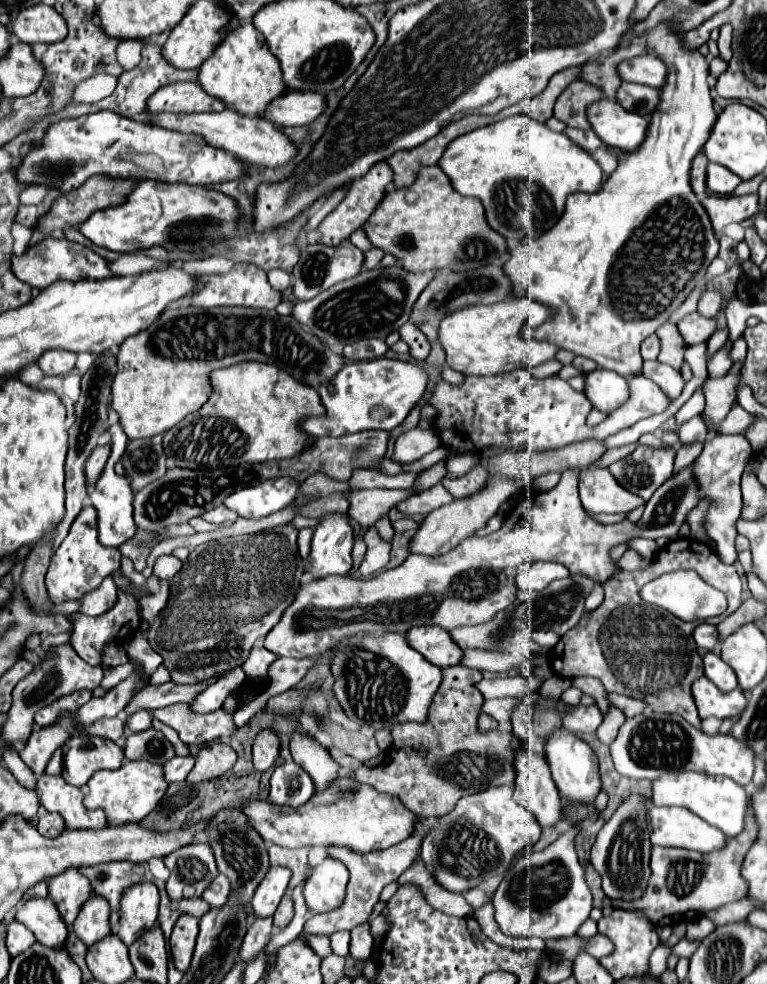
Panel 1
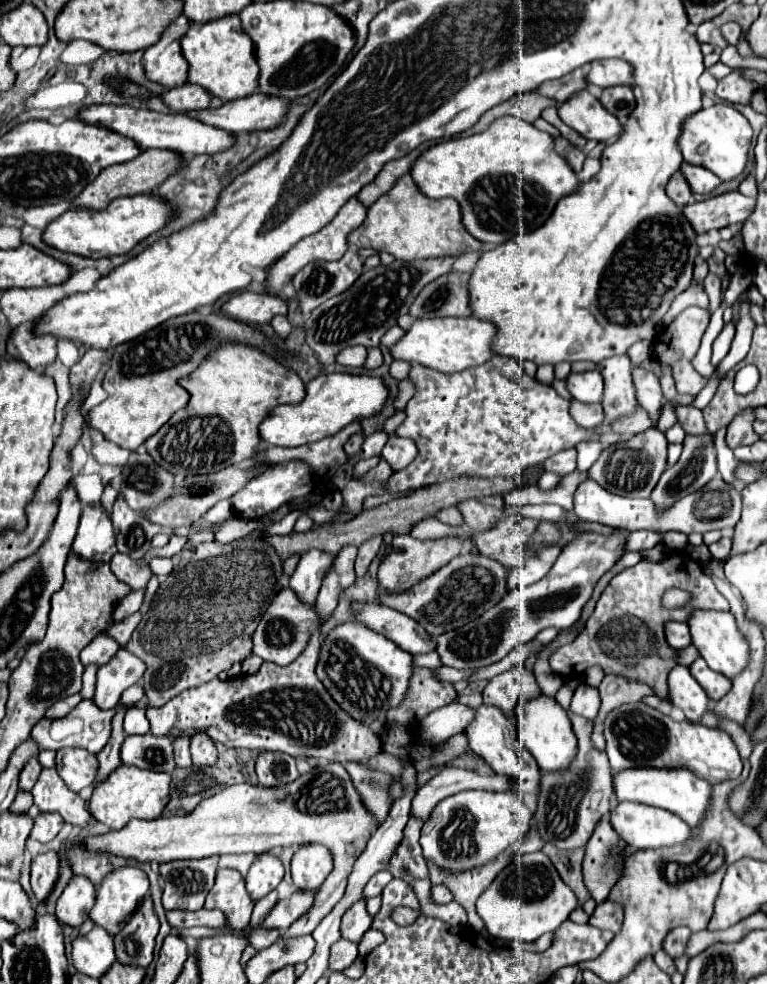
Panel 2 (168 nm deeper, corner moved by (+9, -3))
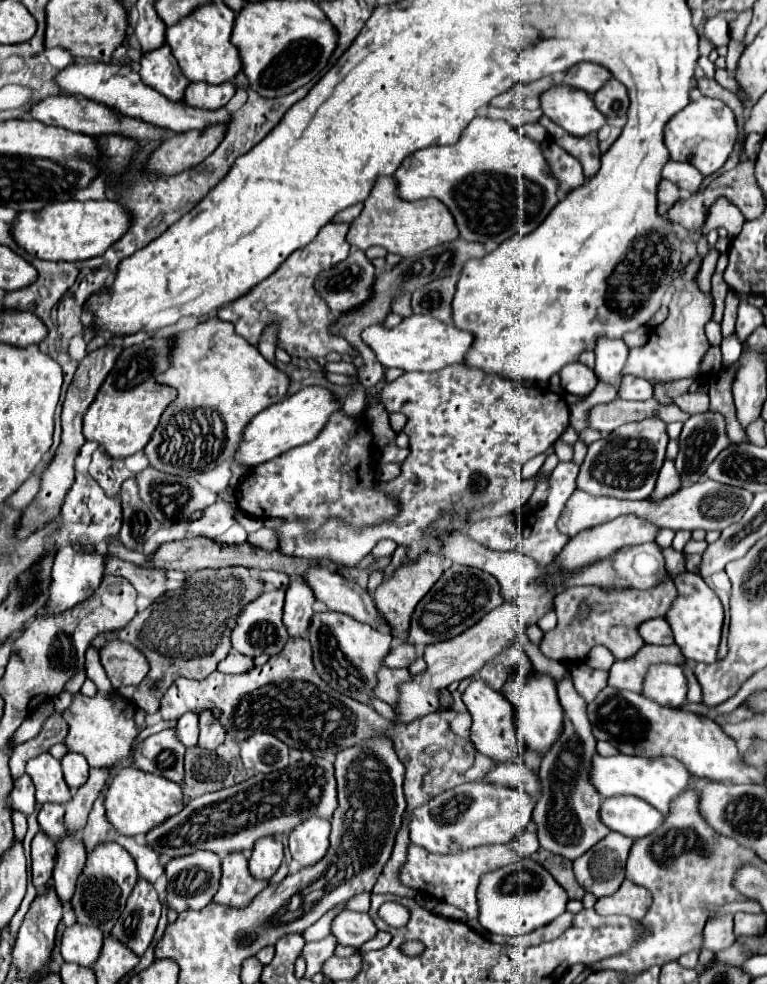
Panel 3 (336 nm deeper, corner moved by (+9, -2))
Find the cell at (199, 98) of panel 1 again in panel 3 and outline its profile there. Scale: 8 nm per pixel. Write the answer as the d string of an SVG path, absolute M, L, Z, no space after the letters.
M191 82L185 90L183 102L195 108L203 108L203 110L217 110L233 98L235 90L237 86L233 82L215 84L215 86L207 82Z

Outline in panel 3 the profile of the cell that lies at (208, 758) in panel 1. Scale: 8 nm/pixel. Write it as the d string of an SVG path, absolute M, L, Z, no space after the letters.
M207 710L199 714L199 724L201 724L201 734L197 744L205 750L215 750L225 740L225 728L213 718L213 712Z

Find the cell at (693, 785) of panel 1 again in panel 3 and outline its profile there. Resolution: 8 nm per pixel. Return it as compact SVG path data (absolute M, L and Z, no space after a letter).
M595 754L595 760L591 762L591 784L595 784L595 790L603 796L617 796L617 794L631 794L637 798L643 798L651 806L655 806L661 814L669 812L669 804L673 798L677 798L685 786L687 778L691 774L687 768L675 760L675 758L645 758L645 756L627 756L627 754L615 754L615 756L601 756Z

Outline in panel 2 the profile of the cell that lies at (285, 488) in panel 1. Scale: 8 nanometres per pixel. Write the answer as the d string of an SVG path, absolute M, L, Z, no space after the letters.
M287 461L287 463L273 465L263 475L251 479L243 491L239 491L231 497L231 503L233 503L233 509L239 517L243 517L243 519L261 519L263 515L279 509L283 503L287 503L295 497L303 497L303 495L311 493L313 489L315 489L315 481L313 481L311 467L303 461Z

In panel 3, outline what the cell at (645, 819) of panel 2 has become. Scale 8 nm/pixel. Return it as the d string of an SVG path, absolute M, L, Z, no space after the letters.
M637 796L605 798L599 808L599 818L609 830L625 834L633 840L655 832L655 828L663 822L661 812Z

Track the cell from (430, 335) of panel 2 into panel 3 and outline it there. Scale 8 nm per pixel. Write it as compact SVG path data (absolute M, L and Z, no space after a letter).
M411 314L403 318L403 322L397 324L395 328L385 328L383 324L369 326L363 330L361 338L373 350L373 354L383 364L383 368L401 368L405 372L411 370L433 372L449 364L463 362L463 356L473 344L473 336L469 332L443 324L431 316L419 316L419 314Z

